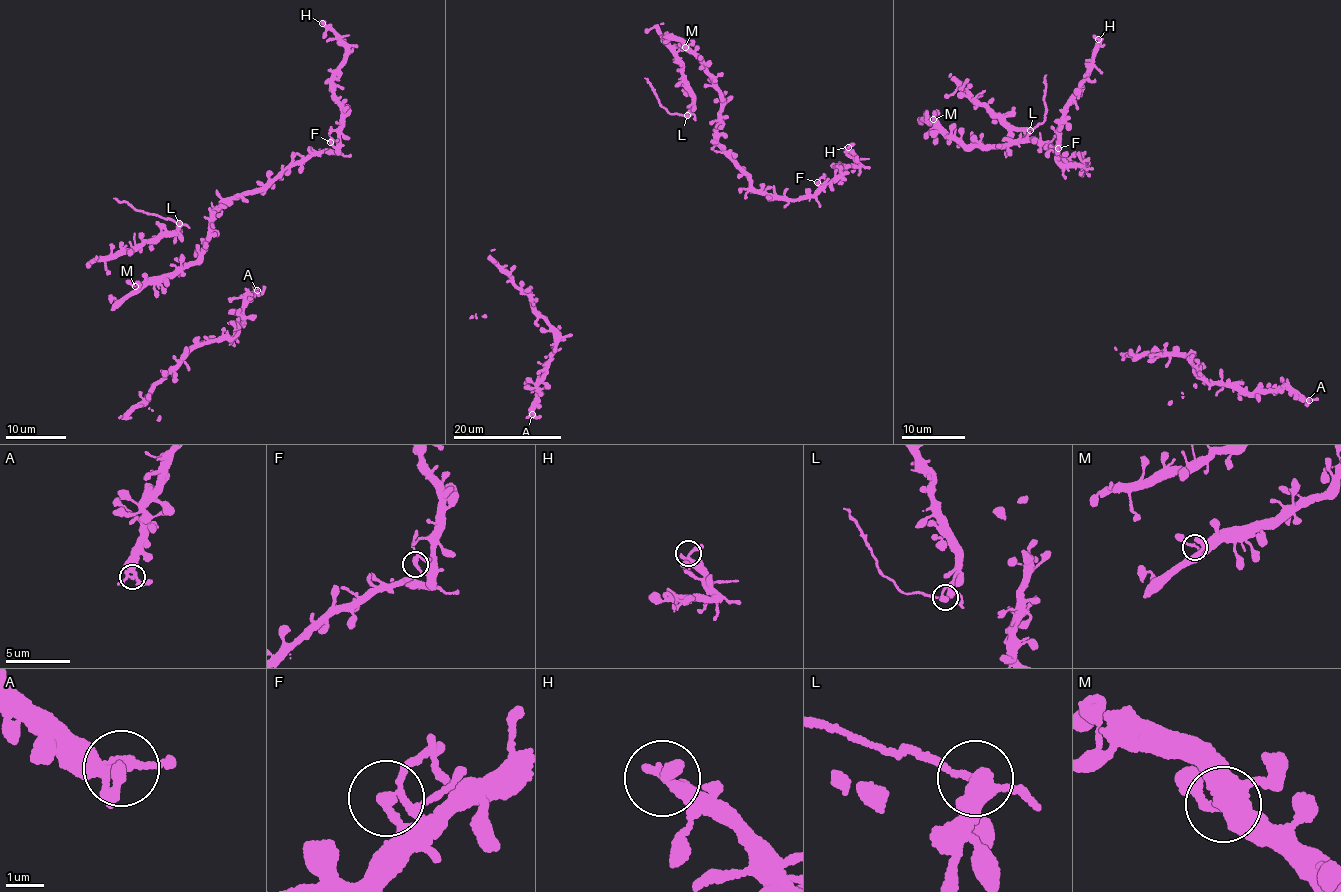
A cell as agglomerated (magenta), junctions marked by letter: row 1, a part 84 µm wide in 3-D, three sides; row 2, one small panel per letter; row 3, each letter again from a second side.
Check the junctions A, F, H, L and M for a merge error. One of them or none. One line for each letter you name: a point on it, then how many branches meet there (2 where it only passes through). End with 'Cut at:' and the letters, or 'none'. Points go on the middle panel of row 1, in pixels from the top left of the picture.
L: at (687, 115); 3 branches meet
Cut at: L

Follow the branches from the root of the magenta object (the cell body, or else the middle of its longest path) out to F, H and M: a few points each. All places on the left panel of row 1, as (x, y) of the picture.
F: (201, 251), (211, 238), (213, 215), (223, 205), (232, 198), (255, 192), (292, 164), (336, 151), (330, 142)
H: (201, 251), (213, 215), (232, 198), (336, 151), (334, 78), (345, 48), (322, 23)
M: (201, 251), (192, 264), (166, 275), (147, 278), (135, 286)

